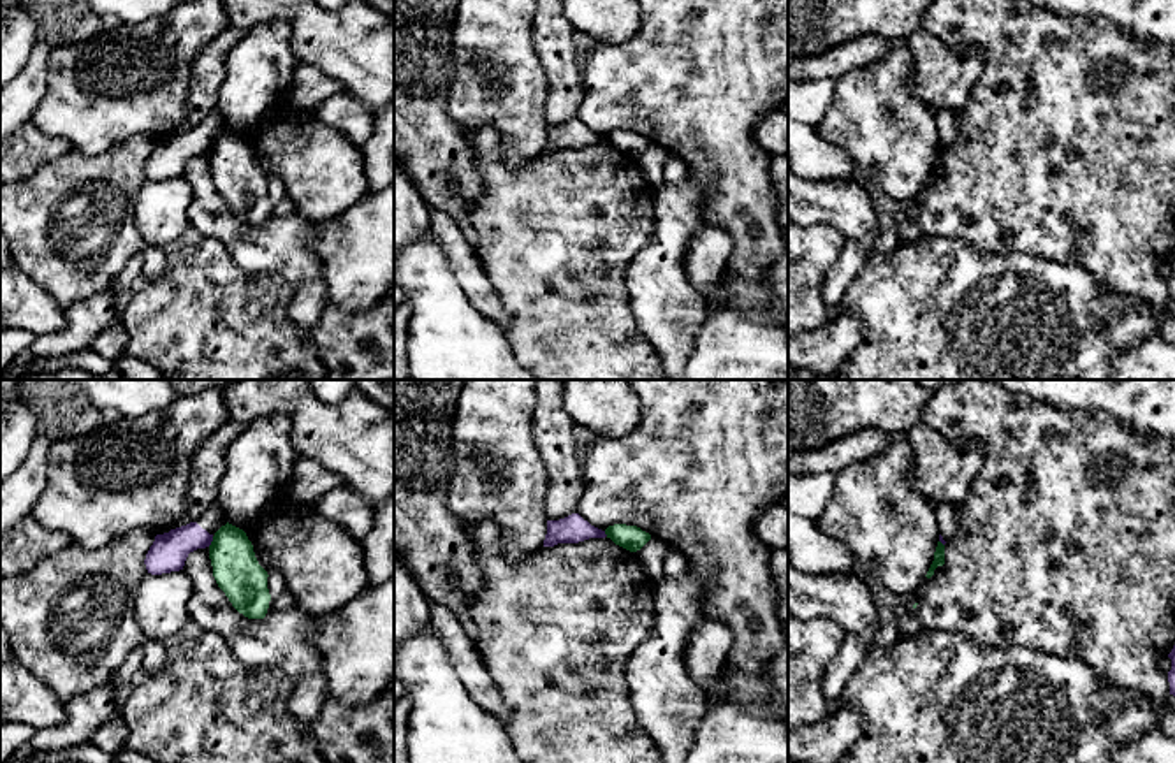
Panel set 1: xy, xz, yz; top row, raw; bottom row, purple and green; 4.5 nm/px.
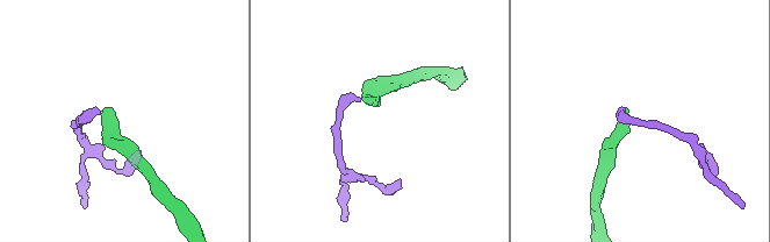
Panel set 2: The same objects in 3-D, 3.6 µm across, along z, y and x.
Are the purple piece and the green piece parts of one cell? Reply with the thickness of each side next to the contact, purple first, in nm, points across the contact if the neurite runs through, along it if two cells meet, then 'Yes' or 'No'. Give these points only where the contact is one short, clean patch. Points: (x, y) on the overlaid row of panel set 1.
Thickness 170 nm (purple) against 220 nm. Boundary: xy (213, 537), (208, 545). No

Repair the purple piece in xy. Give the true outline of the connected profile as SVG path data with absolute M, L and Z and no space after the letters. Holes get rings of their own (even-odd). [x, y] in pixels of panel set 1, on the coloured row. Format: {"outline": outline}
{"outline": "M215 503L195 522L157 534L144 559L148 573L183 570L188 554L209 547L215 533L225 524L225 510Z"}

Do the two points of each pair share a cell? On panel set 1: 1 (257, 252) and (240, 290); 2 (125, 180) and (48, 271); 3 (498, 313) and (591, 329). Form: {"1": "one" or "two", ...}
{"1": "two", "2": "one", "3": "two"}

